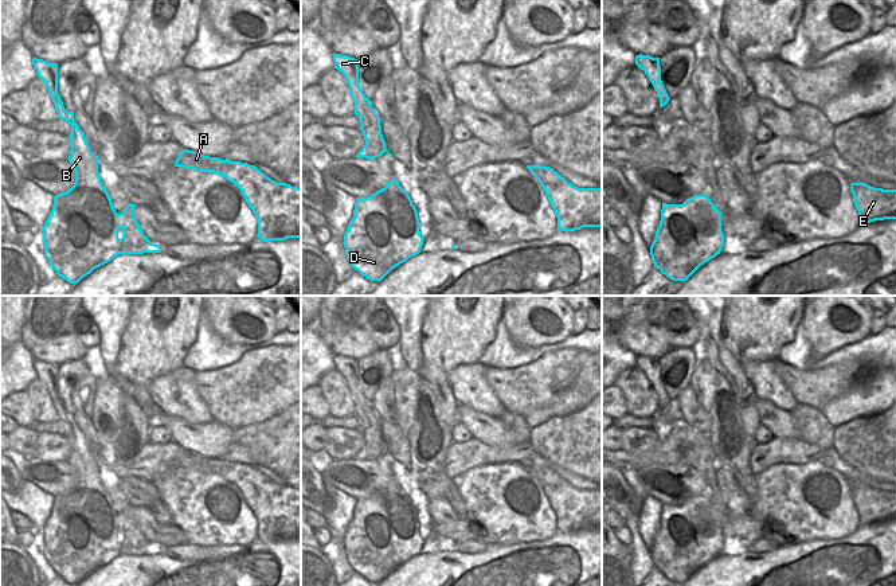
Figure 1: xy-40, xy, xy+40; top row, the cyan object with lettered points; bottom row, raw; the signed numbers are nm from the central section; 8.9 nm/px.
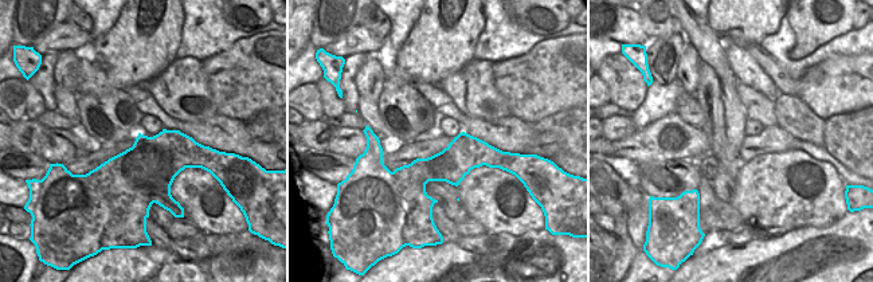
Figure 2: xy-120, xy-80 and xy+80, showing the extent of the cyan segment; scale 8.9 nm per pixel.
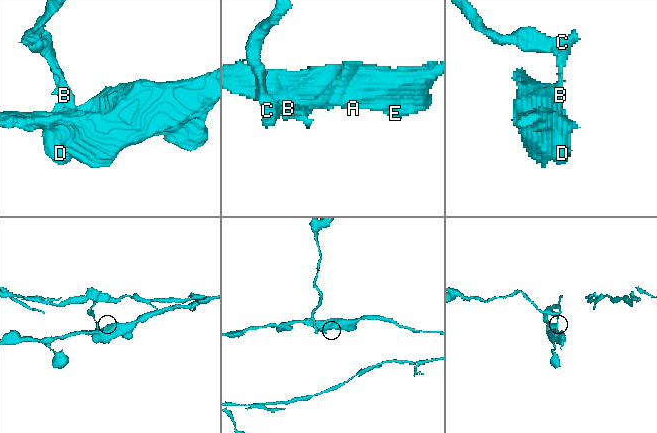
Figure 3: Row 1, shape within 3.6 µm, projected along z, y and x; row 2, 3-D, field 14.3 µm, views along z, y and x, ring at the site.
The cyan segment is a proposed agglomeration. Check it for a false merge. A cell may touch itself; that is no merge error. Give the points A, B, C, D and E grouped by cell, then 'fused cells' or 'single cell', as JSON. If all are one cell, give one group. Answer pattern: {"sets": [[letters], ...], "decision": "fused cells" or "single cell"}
{"sets": [["A", "B", "C", "D", "E"]], "decision": "single cell"}

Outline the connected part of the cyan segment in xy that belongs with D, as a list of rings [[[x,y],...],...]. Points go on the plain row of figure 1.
[[[394,478],[368,499],[356,499],[353,519],[344,535],[351,567],[369,582],[382,582],[392,570],[420,554],[418,512]]]

